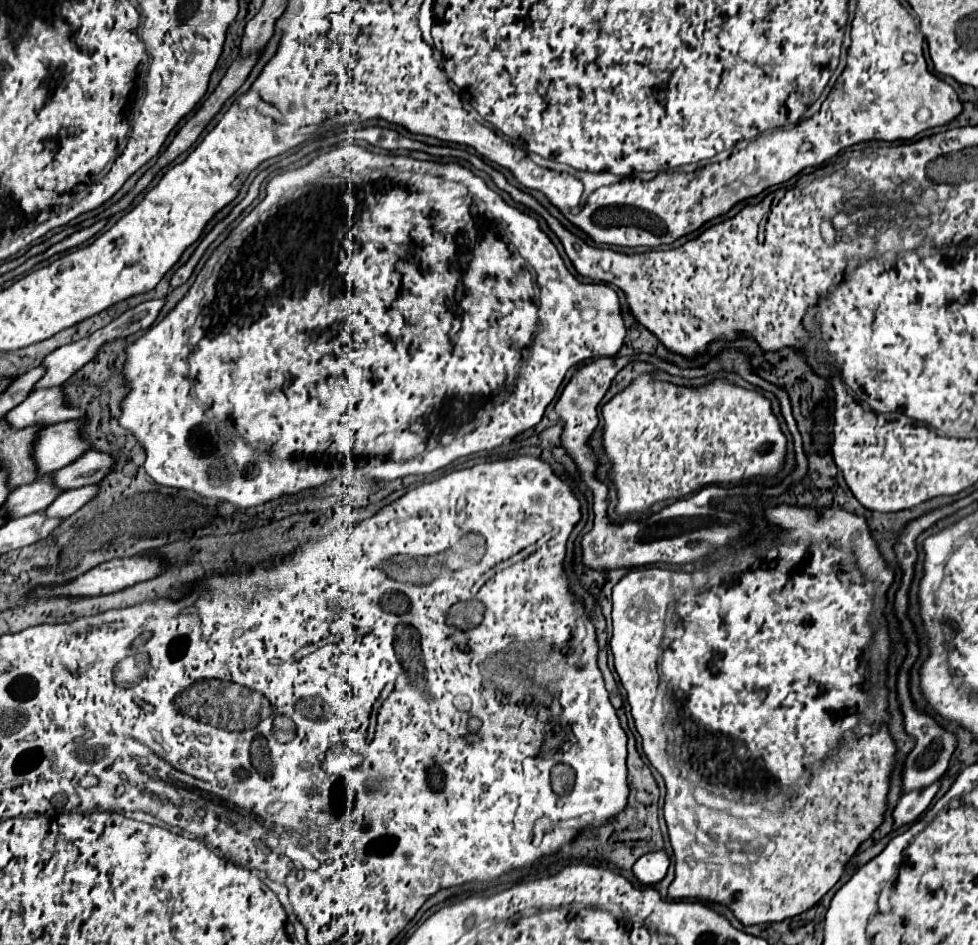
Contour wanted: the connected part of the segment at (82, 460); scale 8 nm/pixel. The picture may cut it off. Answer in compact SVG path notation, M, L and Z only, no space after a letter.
M87 451L75 463L63 467L55 473L55 483L63 489L75 489L83 485L95 485L103 475L109 475L115 467L115 459L111 455L103 455L101 451Z

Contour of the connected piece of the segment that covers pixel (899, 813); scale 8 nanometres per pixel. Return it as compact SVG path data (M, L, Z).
M939 781L931 783L929 787L925 787L923 791L915 789L915 791L909 791L905 793L895 811L893 811L893 819L895 819L895 825L901 827L901 825L907 825L907 823L913 823L931 803L931 799L935 797L935 793L939 791Z

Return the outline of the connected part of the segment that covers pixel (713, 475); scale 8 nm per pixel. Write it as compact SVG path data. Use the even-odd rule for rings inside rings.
M641 375L603 405L603 417L603 445L613 463L611 477L619 493L617 513L621 515L643 513L657 503L685 497L707 485L727 485L749 481L757 475L775 475L787 451L787 439L779 429L771 403L763 395L737 389L727 381L713 381L703 389L681 389L655 381L653 375Z

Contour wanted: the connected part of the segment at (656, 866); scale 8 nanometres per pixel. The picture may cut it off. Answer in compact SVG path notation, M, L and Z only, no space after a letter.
M655 851L655 853L647 853L647 855L639 857L637 863L633 865L633 873L643 885L655 885L665 877L667 867L669 867L667 853Z

